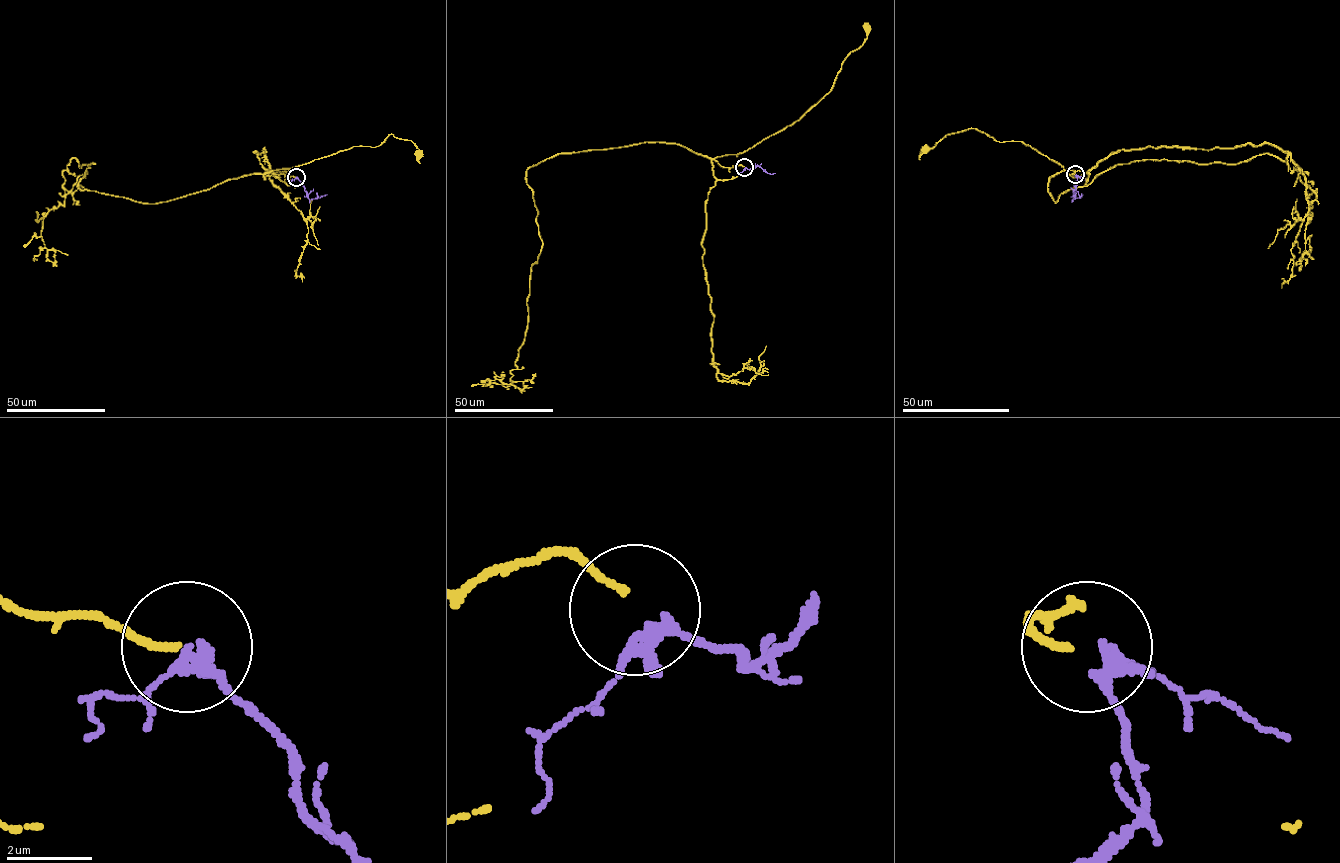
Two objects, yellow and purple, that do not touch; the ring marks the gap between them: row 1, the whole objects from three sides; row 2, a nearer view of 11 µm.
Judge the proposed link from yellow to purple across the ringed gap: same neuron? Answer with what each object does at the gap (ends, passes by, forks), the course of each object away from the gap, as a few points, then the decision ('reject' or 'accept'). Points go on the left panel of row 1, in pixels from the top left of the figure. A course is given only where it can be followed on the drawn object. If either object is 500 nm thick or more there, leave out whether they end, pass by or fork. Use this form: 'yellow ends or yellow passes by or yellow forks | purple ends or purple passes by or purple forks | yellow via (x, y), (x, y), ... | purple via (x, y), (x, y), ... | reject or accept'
yellow ends | purple forks | yellow via (296, 177), (265, 172), (298, 166), (354, 146), (375, 147), (389, 134), (410, 140), (420, 154) | purple via (296, 177), (309, 199), (327, 194) | accept

